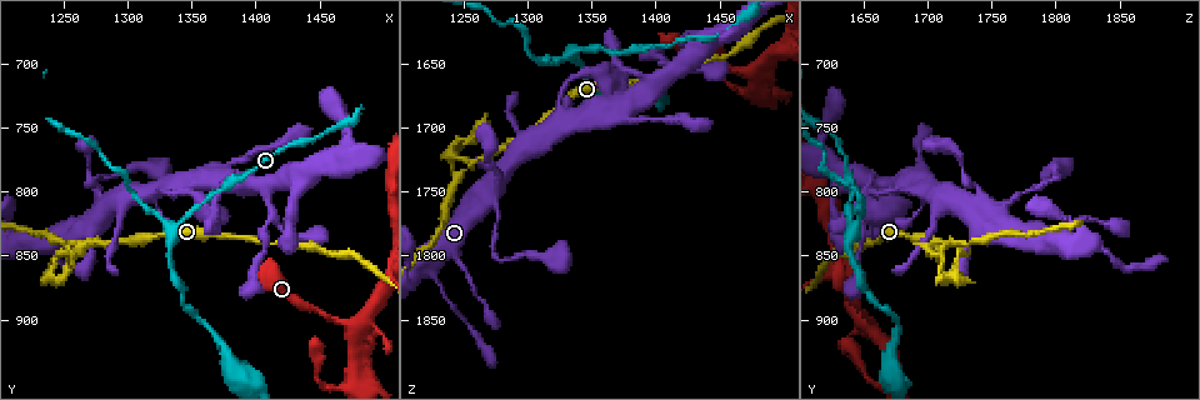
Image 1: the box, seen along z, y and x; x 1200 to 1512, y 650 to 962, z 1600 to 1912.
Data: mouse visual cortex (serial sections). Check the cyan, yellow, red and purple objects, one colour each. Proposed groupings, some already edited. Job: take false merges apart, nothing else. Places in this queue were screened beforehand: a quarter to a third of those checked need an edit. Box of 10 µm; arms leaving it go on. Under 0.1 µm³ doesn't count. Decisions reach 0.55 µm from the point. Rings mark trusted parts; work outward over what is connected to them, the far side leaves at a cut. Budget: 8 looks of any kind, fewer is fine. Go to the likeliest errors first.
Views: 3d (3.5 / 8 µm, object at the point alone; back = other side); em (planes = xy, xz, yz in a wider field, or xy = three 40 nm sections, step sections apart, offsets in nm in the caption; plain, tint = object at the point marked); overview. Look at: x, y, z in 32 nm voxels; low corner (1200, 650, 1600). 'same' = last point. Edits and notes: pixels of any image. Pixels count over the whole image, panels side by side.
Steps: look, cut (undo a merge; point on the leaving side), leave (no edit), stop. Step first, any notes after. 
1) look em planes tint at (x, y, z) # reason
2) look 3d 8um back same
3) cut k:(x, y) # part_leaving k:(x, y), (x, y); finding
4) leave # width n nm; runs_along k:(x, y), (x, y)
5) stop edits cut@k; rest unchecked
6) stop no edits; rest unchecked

look 3d 3.5um at (1254, 842, 1730) # thin neck

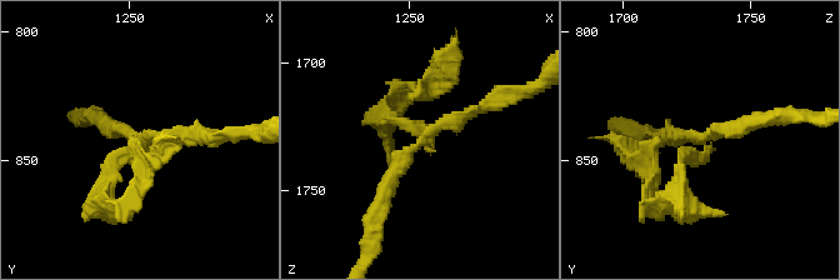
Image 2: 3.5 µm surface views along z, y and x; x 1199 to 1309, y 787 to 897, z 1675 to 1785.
look em xy step 5 tint at (1256, 842, 1729)

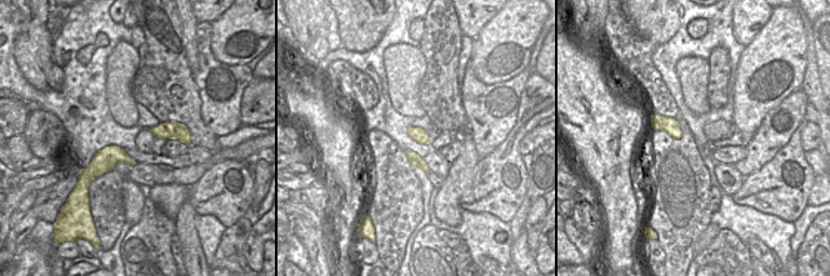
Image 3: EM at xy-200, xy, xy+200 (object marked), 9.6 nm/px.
cut 2:(409, 100) # arms 3; arm_widths 150, 150, 200 nm; part_leaving 2:(418, 135), (383, 121), (414, 86); two cells meet here

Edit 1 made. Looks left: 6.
look em xy step 2 tint at (1474, 904, 1656) # thick turns thin

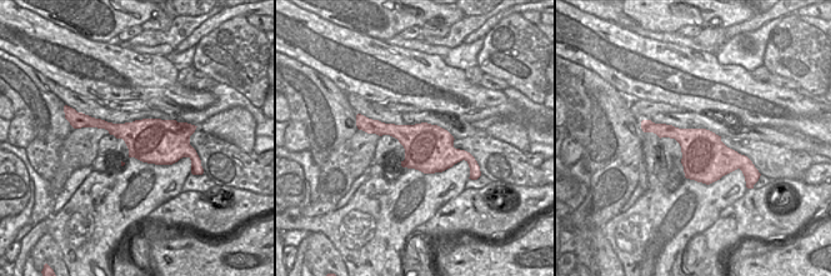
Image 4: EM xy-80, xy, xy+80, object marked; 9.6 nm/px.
look 3d 3.5um same

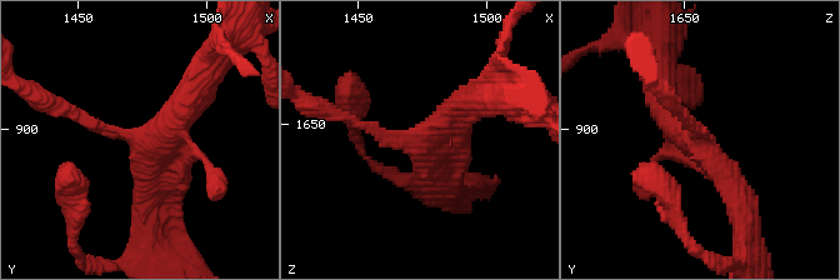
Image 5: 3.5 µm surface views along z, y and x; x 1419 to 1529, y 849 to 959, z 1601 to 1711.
leave # runs_along 5:(346, 116), (400, 139), (469, 100); all the same cell

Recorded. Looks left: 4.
look 3d 3.5um at (1270, 780, 1728) # thin neck

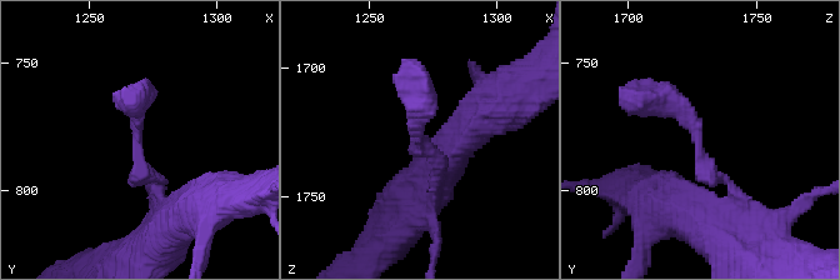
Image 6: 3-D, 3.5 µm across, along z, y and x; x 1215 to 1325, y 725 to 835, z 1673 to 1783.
look em xy step 5 tint at (1269, 780, 1727)

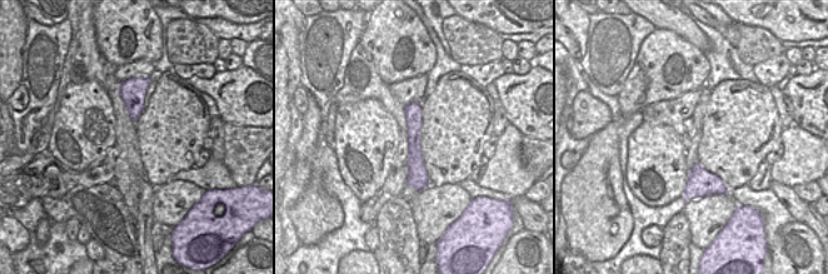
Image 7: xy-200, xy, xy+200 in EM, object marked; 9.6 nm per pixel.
leave # runs_along 6:(735, 200), (703, 165), (688, 111), (636, 100); one cell here

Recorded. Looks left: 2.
stop edits cut@2; rest unchecked

